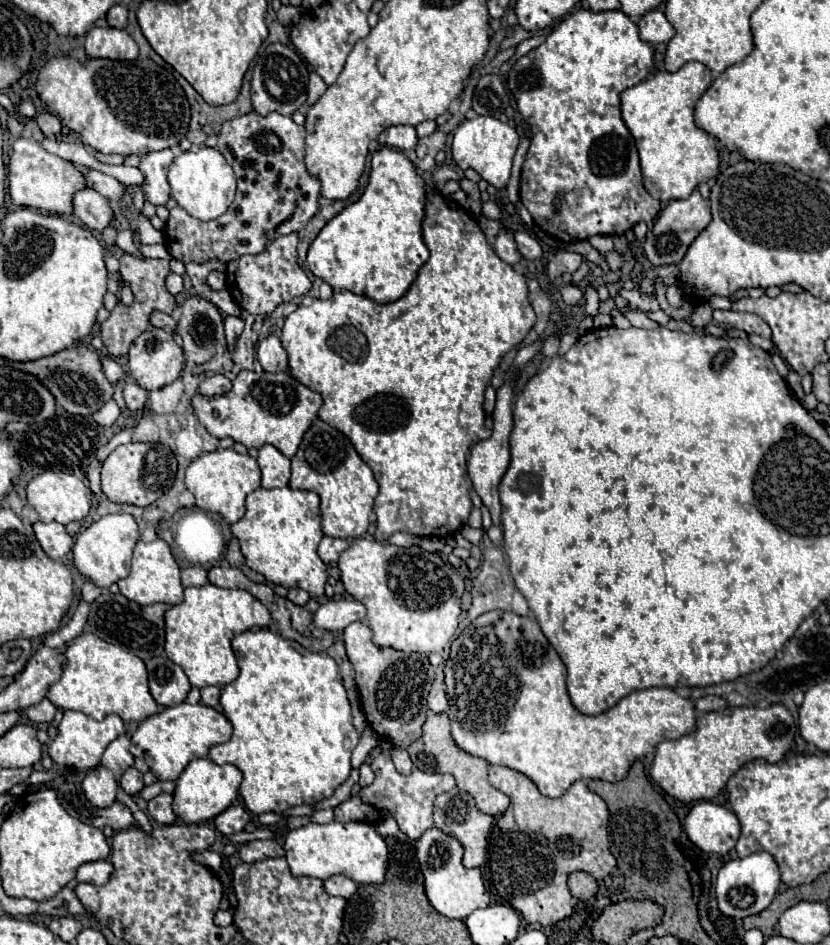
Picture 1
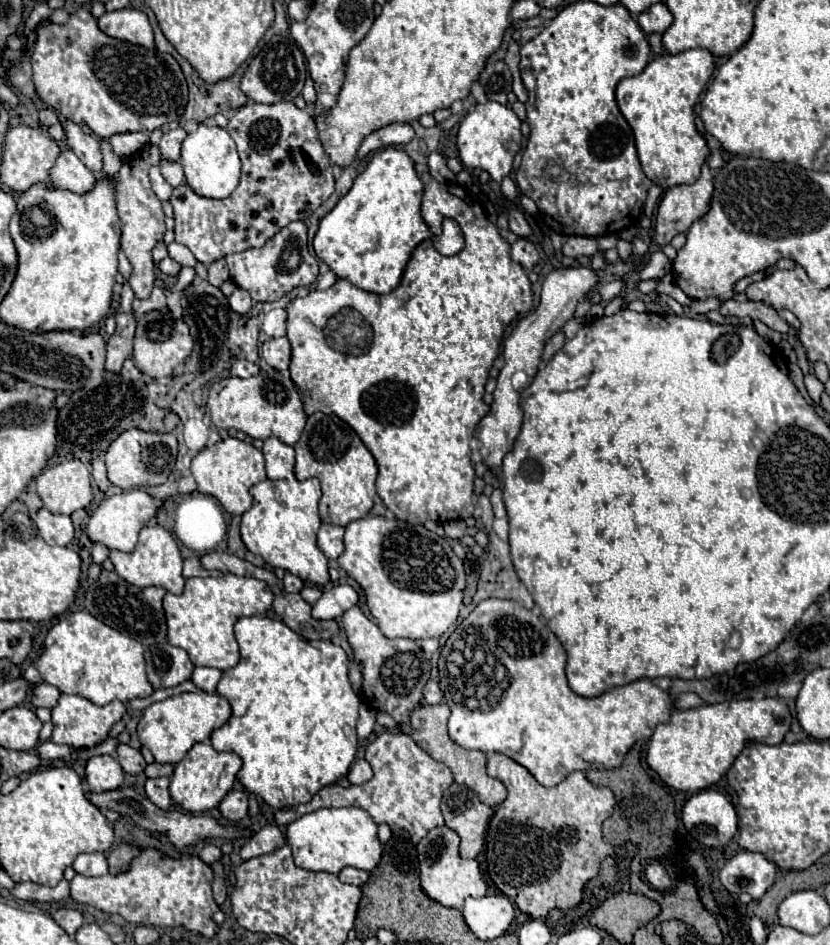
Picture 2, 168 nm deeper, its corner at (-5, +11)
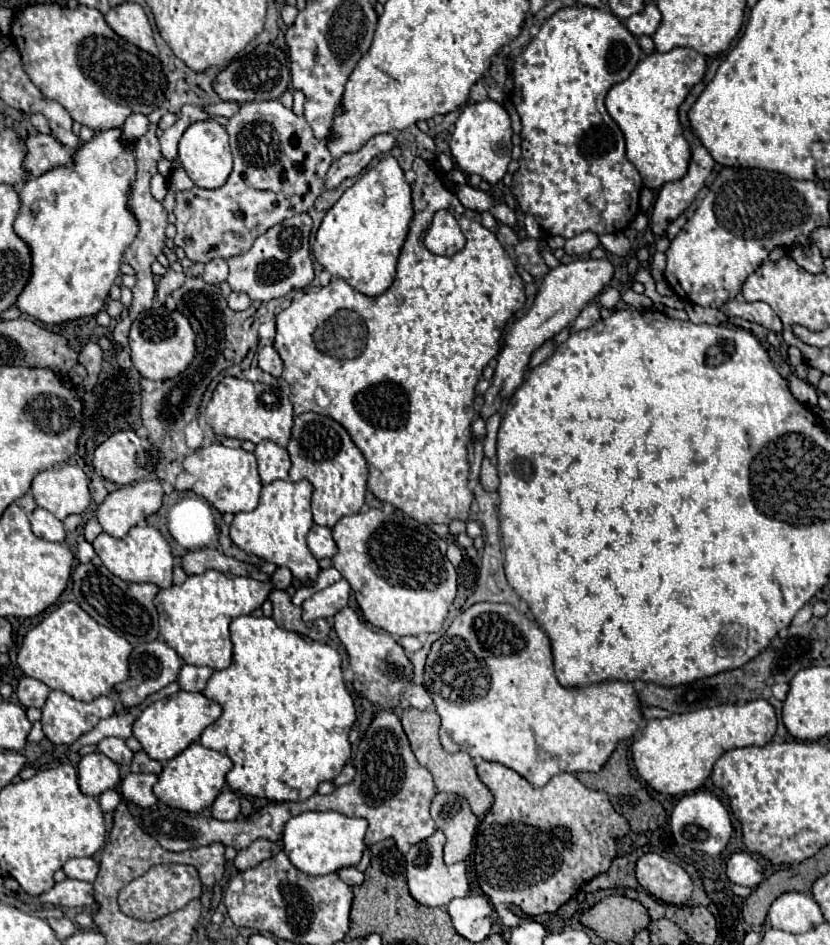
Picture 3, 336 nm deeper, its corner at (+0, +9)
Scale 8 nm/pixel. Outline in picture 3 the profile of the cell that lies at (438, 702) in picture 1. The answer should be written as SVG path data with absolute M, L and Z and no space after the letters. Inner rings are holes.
M409 685L403 697L411 703L411 707L417 707L417 709L429 709L433 705L433 699L429 697L423 685Z

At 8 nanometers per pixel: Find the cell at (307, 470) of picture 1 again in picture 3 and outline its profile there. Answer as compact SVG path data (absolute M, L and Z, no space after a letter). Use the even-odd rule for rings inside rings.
M305 413L301 417L295 417L293 431L291 431L291 441L289 441L287 451L289 451L291 463L293 463L293 467L289 471L289 477L293 481L307 479L313 485L311 507L313 507L313 521L317 525L333 527L341 517L361 511L365 491L367 491L367 473L369 473L369 469L367 469L363 453L353 445L349 433L337 421L333 421L331 417L319 415L319 413Z

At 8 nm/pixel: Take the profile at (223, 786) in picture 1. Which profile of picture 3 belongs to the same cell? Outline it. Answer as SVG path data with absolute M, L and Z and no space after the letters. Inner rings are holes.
M191 743L185 751L181 751L177 757L169 759L163 765L163 771L159 773L159 781L153 787L153 793L161 803L165 803L173 809L199 813L199 811L207 809L213 803L213 799L221 793L221 789L225 785L225 775L231 767L233 767L233 763L227 755L207 749L201 743Z

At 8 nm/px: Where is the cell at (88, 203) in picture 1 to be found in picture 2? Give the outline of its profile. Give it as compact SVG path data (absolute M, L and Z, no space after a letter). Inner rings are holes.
M70 149L60 153L50 177L58 189L68 189L78 195L92 191L96 185L96 175Z

